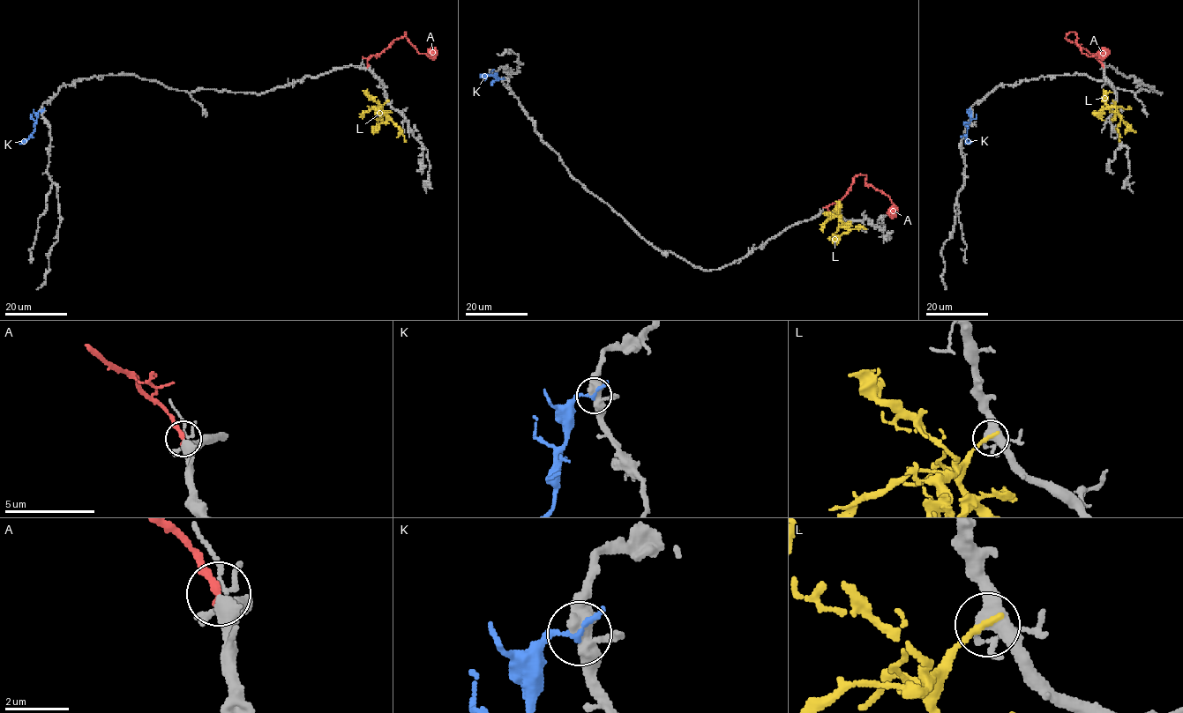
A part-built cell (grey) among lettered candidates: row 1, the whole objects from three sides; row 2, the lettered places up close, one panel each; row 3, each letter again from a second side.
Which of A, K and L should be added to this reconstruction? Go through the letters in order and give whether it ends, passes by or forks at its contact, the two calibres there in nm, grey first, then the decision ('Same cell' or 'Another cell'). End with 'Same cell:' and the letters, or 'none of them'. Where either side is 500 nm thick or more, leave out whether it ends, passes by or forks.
A: It ends there. Thickness 360 nm (grey) against 240 nm. Same cell
K: It ends there. Thickness 440 nm (grey) against 200 nm. Another cell
L: It ends there. Thickness 400 nm (grey) against 200 nm. Another cell
Same cell: A

